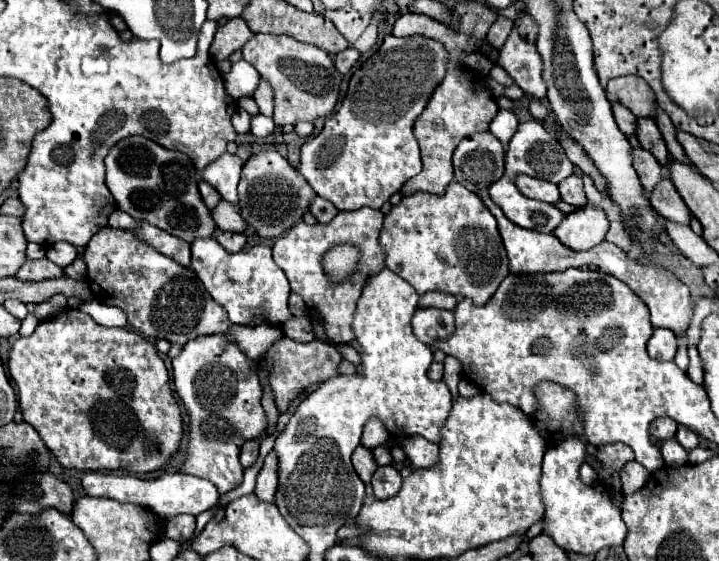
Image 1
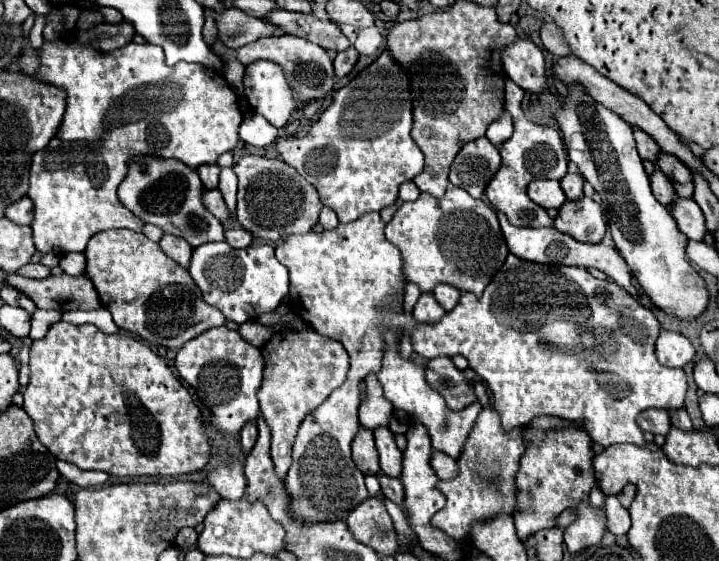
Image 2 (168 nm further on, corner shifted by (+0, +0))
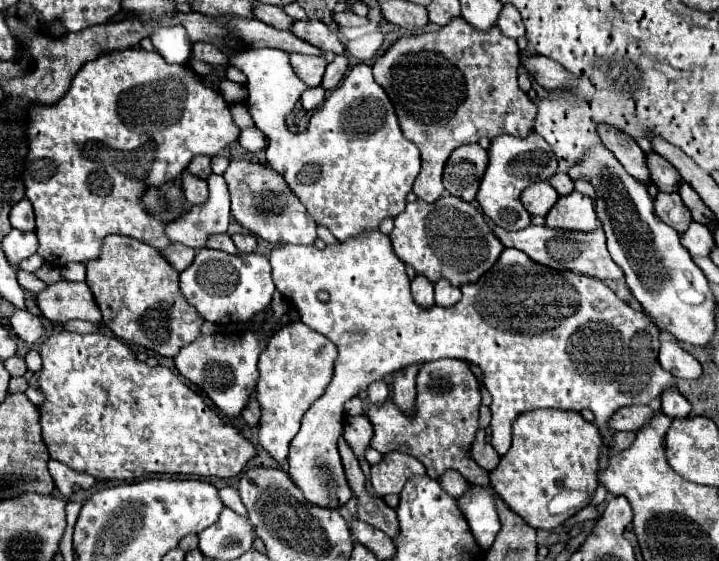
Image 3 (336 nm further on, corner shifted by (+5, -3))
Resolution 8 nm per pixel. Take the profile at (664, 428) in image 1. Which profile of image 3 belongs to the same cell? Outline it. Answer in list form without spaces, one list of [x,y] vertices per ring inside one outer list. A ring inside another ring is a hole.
[[[627,406],[615,412],[615,416],[611,418],[611,428],[639,432],[653,418],[653,414],[655,412],[651,406]]]

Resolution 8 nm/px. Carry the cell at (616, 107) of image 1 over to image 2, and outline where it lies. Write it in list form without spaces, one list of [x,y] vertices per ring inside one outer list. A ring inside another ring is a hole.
[[[634,129],[634,139],[636,139],[636,145],[638,145],[638,153],[642,159],[648,159],[656,165],[656,159],[658,159],[658,153],[660,153],[660,147],[656,145],[656,141],[646,135],[644,131],[640,129]]]

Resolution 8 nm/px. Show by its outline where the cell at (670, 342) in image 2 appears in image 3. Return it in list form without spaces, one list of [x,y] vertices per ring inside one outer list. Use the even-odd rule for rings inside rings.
[[[677,340],[661,342],[659,350],[659,364],[671,372],[675,378],[687,378],[695,380],[701,376],[701,364],[687,352],[683,350]]]

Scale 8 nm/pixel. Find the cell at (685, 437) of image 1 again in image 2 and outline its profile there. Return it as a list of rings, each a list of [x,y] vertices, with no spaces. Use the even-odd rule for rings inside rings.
[[[676,409],[676,411],[670,411],[670,421],[674,427],[682,429],[682,431],[692,431],[692,421],[686,413],[686,409]]]

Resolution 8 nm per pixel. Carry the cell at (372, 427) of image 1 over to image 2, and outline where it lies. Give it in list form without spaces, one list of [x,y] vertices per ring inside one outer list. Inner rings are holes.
[[[368,375],[366,385],[368,385],[366,399],[360,405],[360,425],[374,431],[376,427],[388,425],[388,419],[394,409],[392,409],[390,401],[382,395],[380,381],[376,381],[374,375]]]

